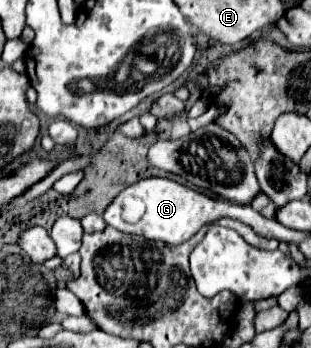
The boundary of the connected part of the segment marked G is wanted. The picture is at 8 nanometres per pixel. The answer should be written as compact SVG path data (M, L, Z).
M149 177L123 189L115 197L115 201L107 207L107 211L103 213L103 219L119 231L125 231L131 235L145 235L147 239L163 241L167 245L177 245L185 239L191 239L201 227L211 225L213 221L221 217L241 219L243 213L245 209L237 203L211 199L167 177Z

